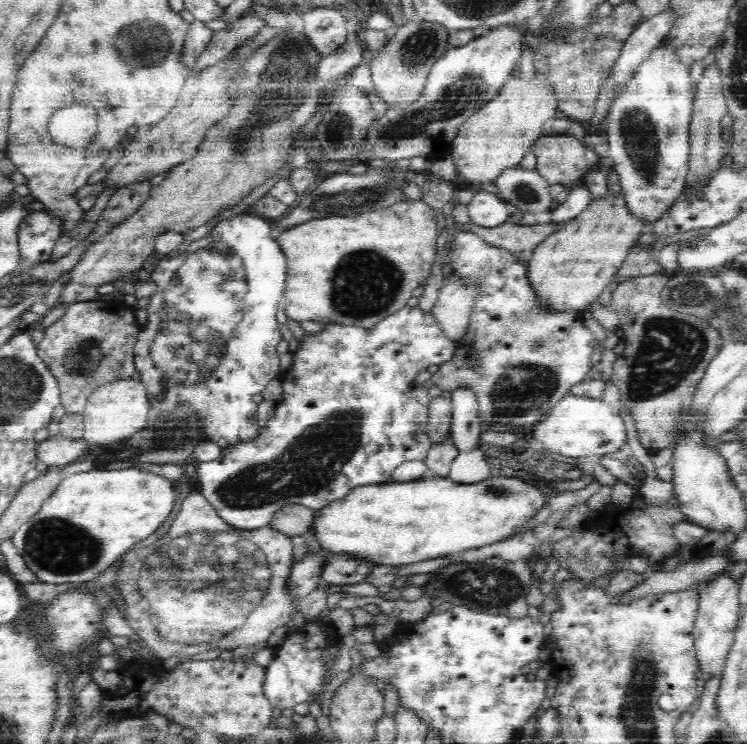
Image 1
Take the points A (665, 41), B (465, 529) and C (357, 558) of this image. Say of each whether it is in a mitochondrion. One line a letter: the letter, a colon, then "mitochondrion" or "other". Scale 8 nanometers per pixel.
A: other
B: other
C: other

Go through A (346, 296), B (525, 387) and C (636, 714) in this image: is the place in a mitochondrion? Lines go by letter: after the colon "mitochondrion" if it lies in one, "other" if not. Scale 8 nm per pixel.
A: mitochondrion
B: mitochondrion
C: mitochondrion

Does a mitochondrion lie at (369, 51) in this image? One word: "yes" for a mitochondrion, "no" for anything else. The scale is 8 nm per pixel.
no

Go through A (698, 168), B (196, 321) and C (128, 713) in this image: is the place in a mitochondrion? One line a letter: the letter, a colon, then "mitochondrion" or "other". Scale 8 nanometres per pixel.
A: other
B: mitochondrion
C: other

